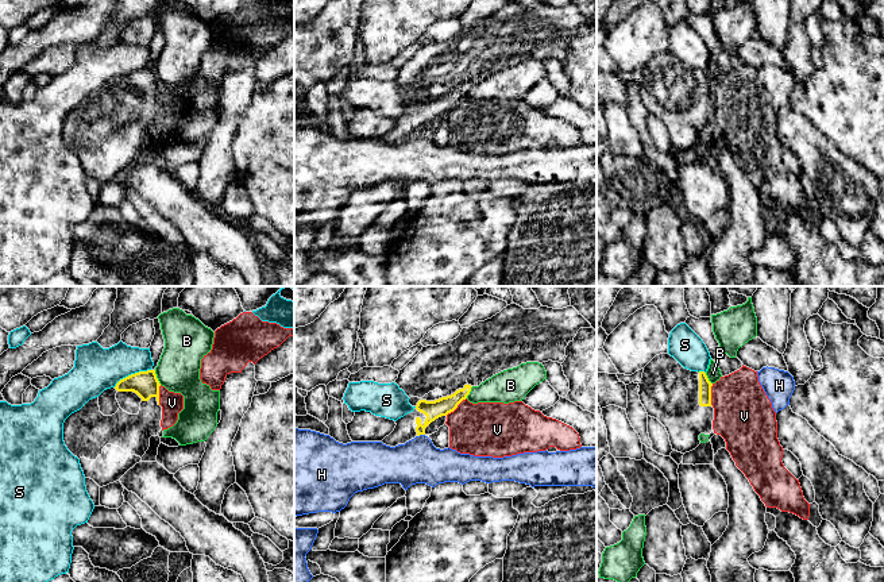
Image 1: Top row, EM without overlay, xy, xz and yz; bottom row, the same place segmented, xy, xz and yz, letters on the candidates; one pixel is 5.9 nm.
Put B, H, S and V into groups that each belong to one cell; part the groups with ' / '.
B / H / S / V

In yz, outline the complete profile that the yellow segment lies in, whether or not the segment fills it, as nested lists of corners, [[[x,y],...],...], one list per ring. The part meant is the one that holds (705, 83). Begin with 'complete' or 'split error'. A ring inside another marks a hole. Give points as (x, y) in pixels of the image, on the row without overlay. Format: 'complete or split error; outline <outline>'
split error; outline [[[668,50],[660,51],[644,65],[638,84],[641,101],[665,124],[672,147],[690,150],[700,142],[700,131],[713,130],[713,81],[705,69],[691,69]]]

